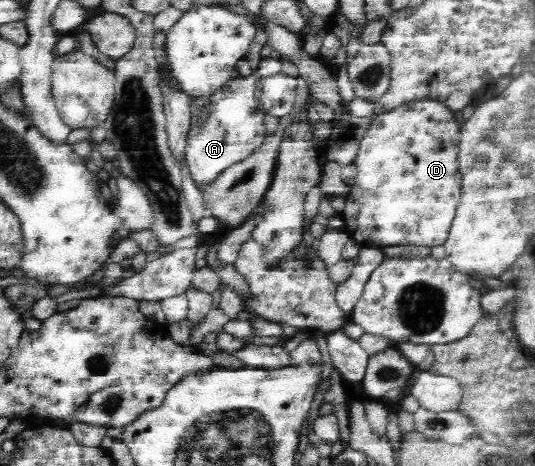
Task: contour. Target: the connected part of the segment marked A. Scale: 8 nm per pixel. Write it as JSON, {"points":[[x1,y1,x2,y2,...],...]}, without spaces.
{"points":[[253,74,248,77,239,75,227,81,219,91,211,95,207,123,203,127,194,127,194,123,190,123,186,161,194,190,197,190,203,199,203,194,215,184,215,179,218,179,225,169,243,161,263,144,267,132,263,125,263,112,257,108,259,101,255,97,255,87,257,78]]}

